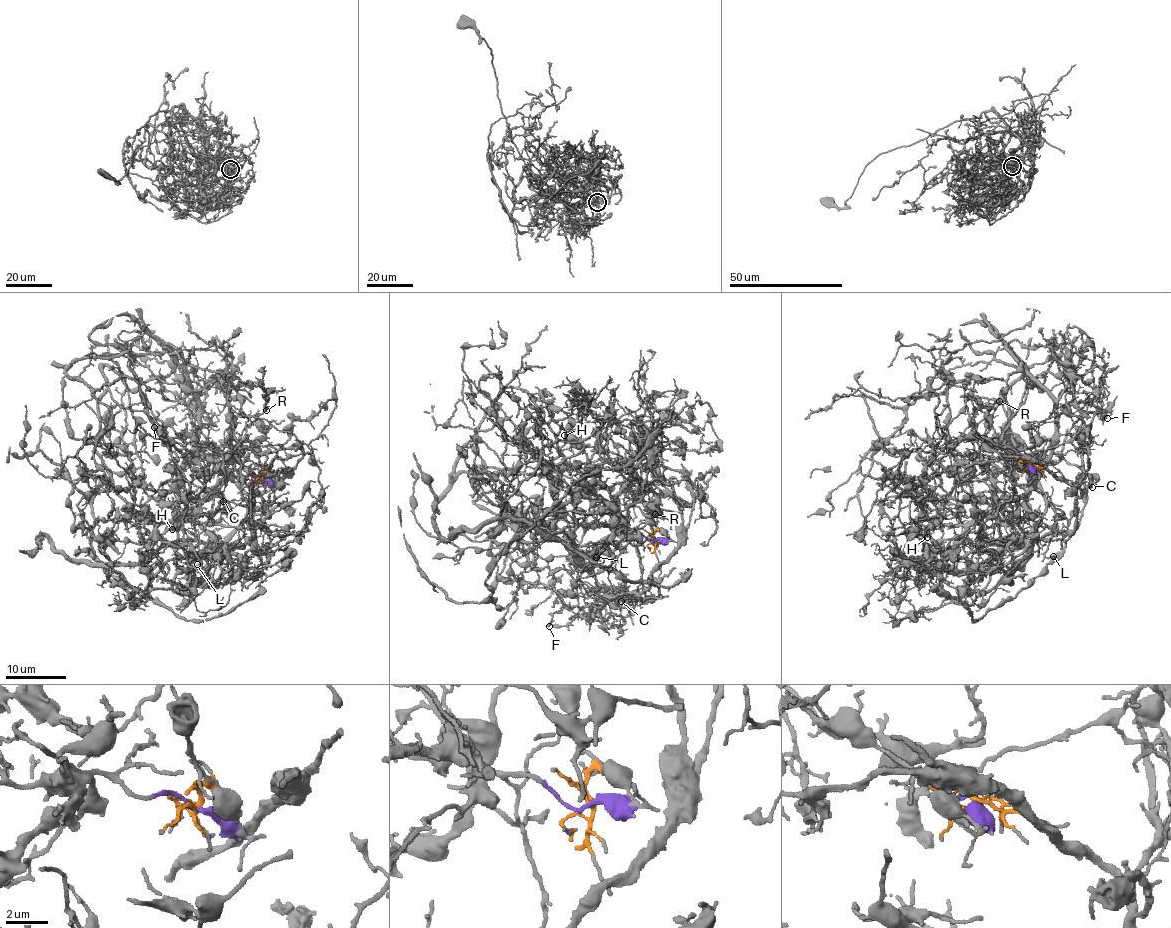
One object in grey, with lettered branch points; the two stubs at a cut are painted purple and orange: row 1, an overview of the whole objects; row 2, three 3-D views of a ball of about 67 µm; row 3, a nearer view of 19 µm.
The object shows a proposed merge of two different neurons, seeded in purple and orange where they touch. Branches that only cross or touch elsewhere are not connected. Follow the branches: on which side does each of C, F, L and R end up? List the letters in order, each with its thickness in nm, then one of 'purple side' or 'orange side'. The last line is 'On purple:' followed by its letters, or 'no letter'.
C: 150 nm | purple side
F: 170 nm | orange side
L: 150 nm | purple side
R: 360 nm | orange side
On purple: C, L

